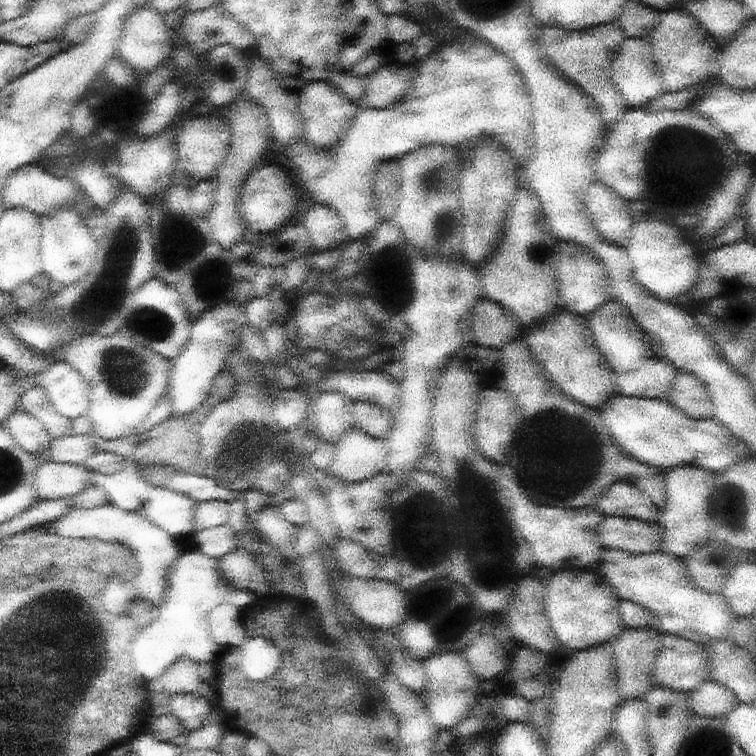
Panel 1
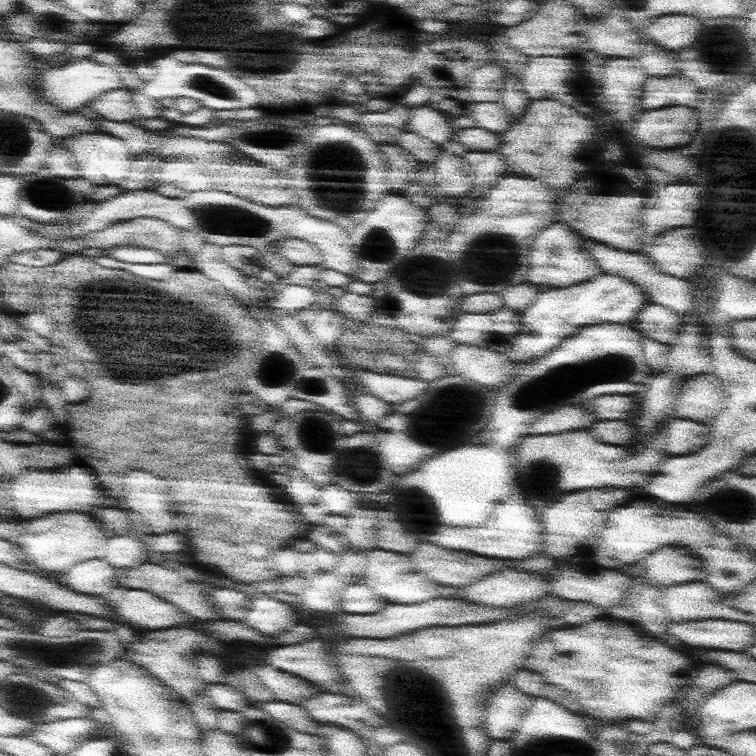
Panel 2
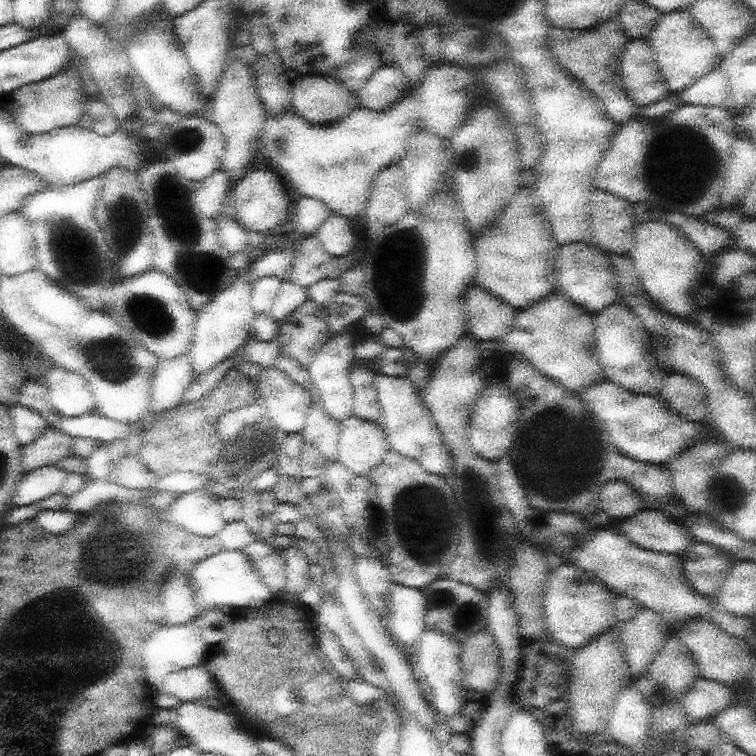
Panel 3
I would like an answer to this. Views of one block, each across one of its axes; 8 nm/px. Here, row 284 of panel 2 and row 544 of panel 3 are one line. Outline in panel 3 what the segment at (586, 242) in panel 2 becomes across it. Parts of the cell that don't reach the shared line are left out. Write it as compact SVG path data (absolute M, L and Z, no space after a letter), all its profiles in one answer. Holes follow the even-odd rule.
M644 508L633 517L623 519L620 526L615 522L611 526L628 535L641 549L685 556L692 545L690 534L683 526L654 508Z

